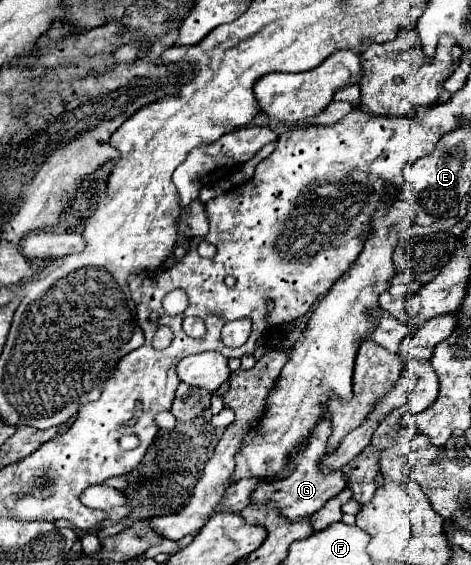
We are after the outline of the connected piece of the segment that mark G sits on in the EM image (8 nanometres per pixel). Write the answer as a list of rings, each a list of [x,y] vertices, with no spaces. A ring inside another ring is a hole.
[[[326,415],[326,419],[316,425],[314,433],[310,435],[308,443],[300,449],[300,453],[290,459],[290,463],[294,465],[292,475],[282,479],[282,481],[258,483],[256,489],[250,495],[250,503],[252,505],[262,505],[262,501],[274,501],[274,505],[278,505],[278,509],[282,509],[284,517],[290,517],[292,521],[300,521],[302,517],[310,517],[312,513],[322,509],[328,499],[338,495],[346,487],[344,473],[342,471],[332,471],[328,475],[322,475],[320,469],[318,469],[320,459],[326,455],[326,439],[330,437],[330,433],[332,433],[330,431],[330,415]]]

